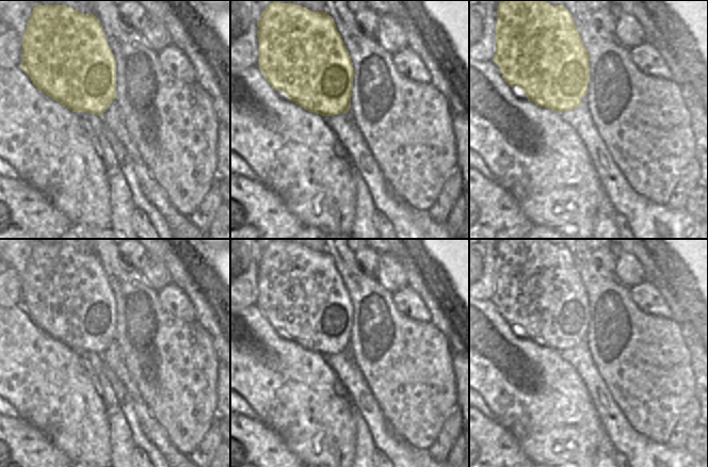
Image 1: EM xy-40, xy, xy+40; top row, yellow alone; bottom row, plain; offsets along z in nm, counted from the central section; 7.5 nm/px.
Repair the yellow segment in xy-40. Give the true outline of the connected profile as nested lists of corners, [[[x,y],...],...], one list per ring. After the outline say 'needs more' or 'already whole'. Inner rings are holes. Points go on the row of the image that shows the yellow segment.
[[[36,5],[22,36],[20,67],[38,91],[76,113],[101,116],[116,98],[116,60],[94,14],[81,14],[66,5]]]; already whole

